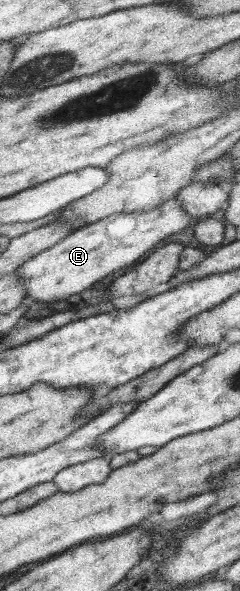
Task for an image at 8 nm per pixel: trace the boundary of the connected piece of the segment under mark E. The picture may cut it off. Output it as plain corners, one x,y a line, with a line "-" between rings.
175,197
145,213
115,213
79,227
52,248
20,265
17,269
19,283
29,301
55,302
75,293
82,294
114,271
135,265
145,253
168,241
170,235
183,231
189,222
189,215

